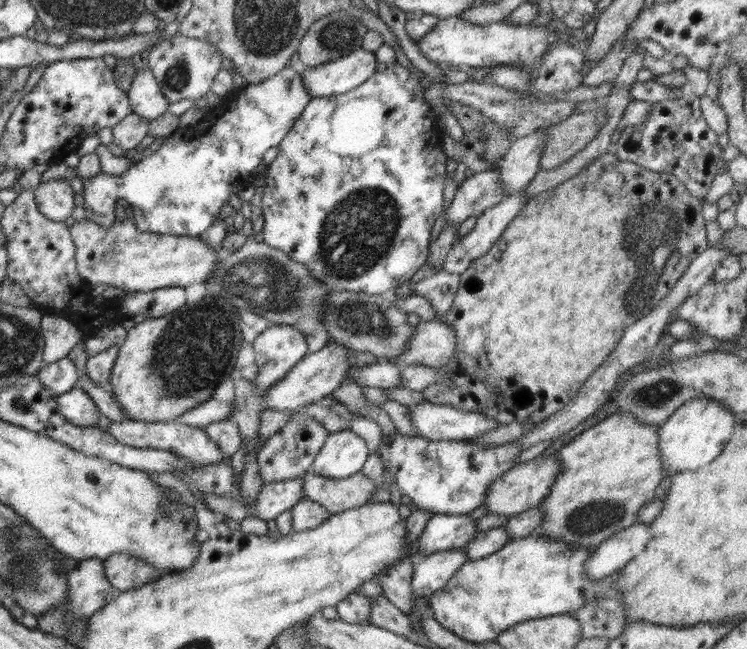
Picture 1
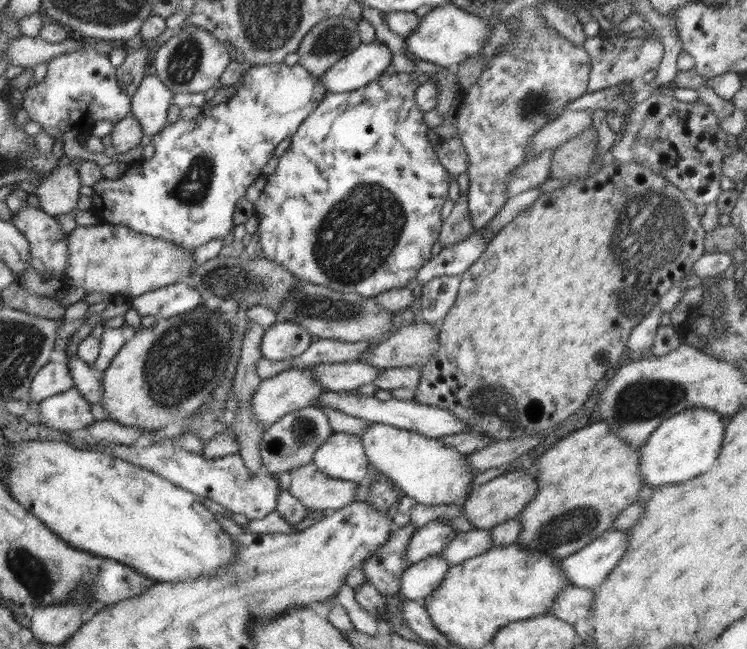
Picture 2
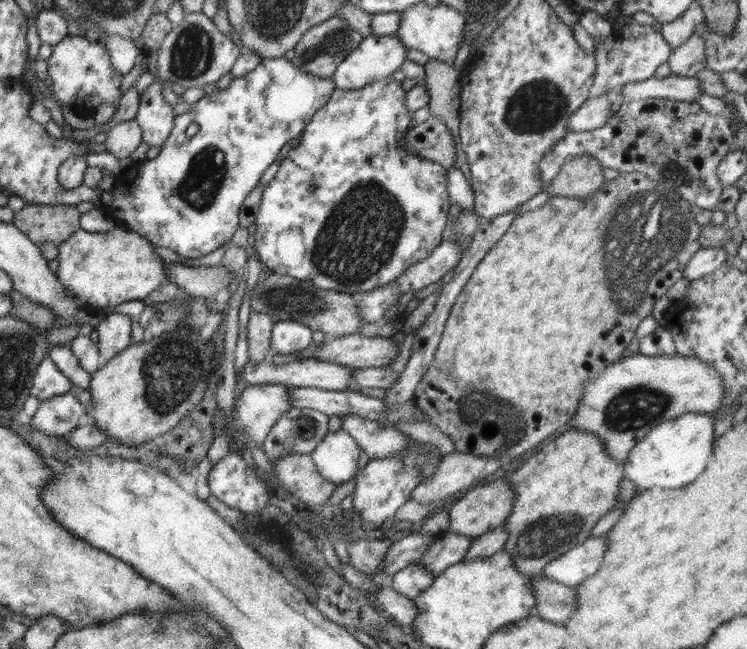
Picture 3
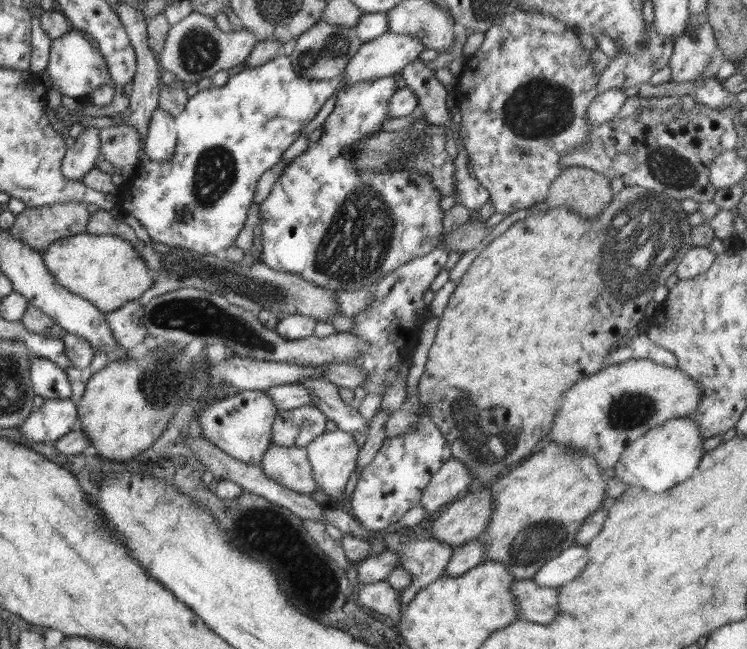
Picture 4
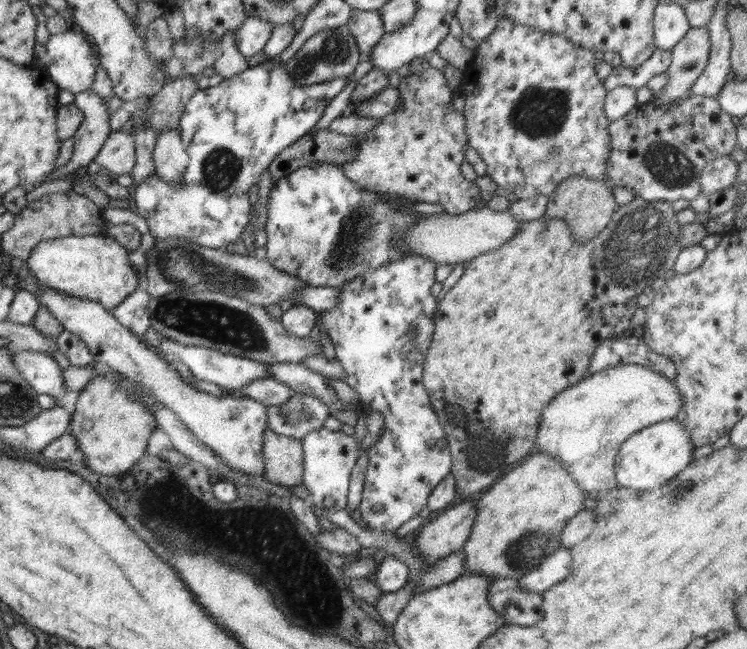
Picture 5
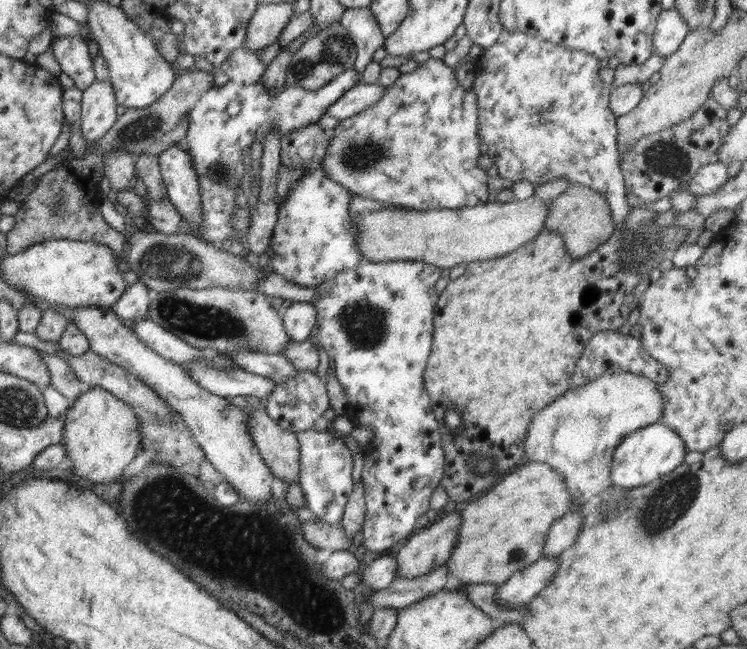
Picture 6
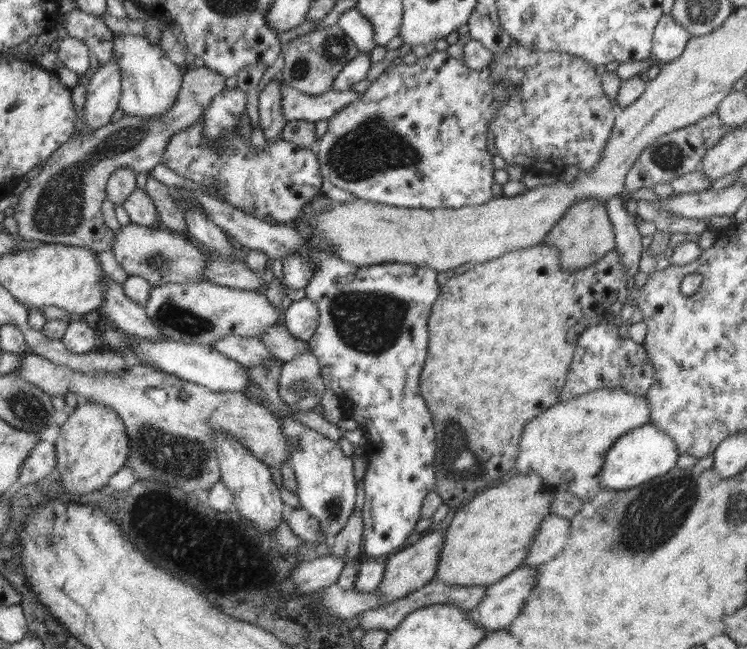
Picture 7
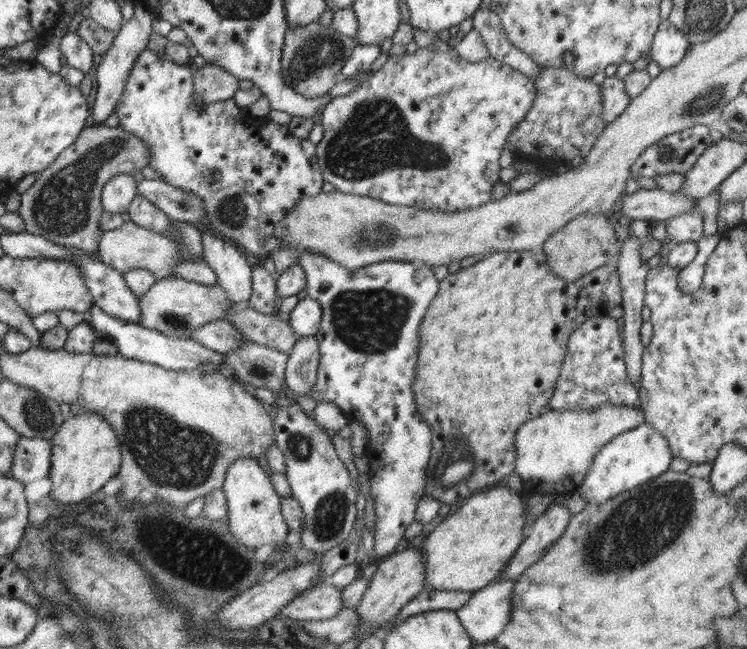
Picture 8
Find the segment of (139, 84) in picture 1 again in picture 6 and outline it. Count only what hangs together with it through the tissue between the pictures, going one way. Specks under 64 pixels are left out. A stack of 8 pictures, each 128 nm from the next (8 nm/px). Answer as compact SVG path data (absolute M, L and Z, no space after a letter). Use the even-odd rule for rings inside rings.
M183 143L159 154L159 170L167 197L175 209L196 228L201 225L200 185L191 155Z

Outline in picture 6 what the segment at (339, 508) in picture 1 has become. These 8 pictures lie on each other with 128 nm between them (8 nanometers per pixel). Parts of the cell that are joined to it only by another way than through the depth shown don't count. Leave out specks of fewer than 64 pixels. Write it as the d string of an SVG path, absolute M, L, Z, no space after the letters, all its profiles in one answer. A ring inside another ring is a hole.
M263 407L250 410L248 434L270 472L285 482L299 482L300 449L294 433L282 429Z

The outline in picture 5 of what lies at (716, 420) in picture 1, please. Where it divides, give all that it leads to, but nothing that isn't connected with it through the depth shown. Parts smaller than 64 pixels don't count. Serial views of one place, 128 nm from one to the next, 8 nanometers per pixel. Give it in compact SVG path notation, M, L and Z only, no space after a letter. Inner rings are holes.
M676 420L660 421L652 426L632 434L621 446L615 458L615 477L619 486L641 492L662 486L664 482L672 480L694 458L688 432Z

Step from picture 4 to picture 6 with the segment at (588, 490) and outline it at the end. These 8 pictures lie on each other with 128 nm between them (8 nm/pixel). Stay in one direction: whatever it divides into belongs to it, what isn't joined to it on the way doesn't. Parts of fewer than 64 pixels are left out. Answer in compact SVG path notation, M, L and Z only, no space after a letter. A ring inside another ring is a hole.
M527 461L461 512L459 537L446 563L449 576L456 576L461 584L504 584L511 574L530 566L543 555L545 537L552 523L568 513L572 504L571 494L561 474L544 462Z

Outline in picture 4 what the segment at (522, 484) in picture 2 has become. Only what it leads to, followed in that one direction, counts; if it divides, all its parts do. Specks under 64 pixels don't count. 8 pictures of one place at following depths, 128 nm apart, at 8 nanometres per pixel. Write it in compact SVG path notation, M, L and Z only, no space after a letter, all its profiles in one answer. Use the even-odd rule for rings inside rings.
M479 486L447 506L438 519L433 519L431 538L438 539L452 548L464 545L483 536L492 516L490 489Z

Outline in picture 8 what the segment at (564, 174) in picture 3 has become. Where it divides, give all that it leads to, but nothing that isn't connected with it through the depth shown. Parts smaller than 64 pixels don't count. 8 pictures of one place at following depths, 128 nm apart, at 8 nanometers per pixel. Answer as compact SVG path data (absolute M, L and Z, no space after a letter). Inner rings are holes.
M586 212L570 219L560 230L544 241L543 252L547 256L548 268L566 282L591 273L607 265L619 252L621 243L616 238L608 215Z

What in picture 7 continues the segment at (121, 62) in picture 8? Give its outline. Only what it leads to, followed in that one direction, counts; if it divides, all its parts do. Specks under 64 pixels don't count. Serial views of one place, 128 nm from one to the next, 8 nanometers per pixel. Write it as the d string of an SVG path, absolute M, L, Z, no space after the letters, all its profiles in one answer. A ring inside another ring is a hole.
M111 58L86 84L86 100L83 115L92 130L98 130L110 123L112 114L119 109L121 97L121 67L117 58Z

